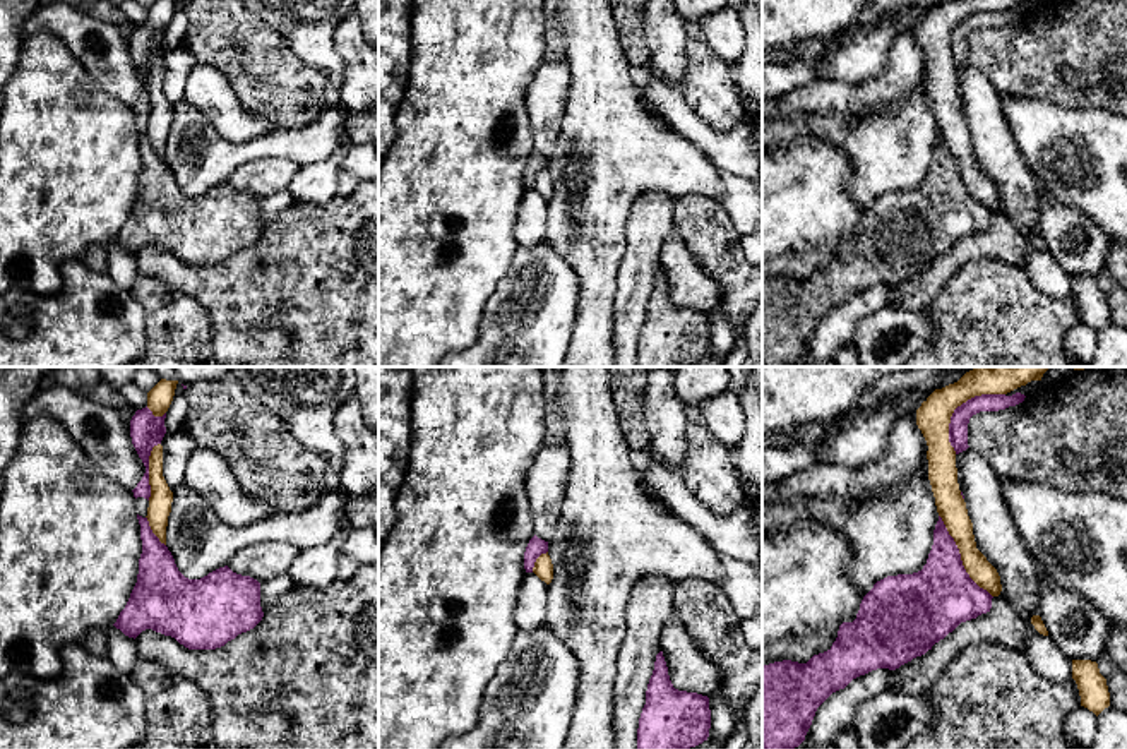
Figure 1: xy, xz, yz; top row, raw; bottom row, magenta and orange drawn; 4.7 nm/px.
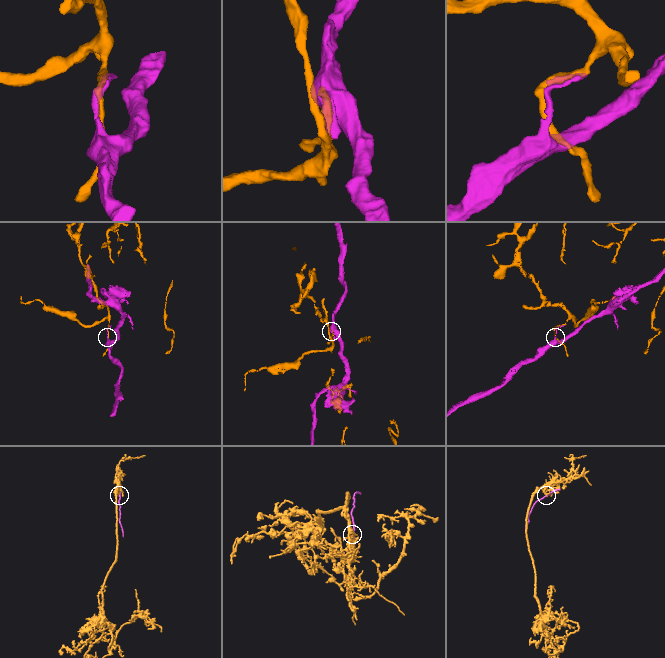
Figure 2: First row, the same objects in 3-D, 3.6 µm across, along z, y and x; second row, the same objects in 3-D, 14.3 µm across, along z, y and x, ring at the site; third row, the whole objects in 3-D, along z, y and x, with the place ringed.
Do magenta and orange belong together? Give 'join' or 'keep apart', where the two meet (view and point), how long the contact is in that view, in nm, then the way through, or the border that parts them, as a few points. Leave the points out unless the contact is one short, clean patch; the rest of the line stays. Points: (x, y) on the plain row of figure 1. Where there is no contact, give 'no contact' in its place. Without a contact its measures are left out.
keep apart; contact yz (958, 23); length 380 nm

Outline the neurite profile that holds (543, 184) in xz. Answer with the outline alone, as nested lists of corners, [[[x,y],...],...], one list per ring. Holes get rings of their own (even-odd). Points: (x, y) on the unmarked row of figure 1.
[[[541,170],[536,178],[534,178],[534,183],[533,183],[533,189],[541,195],[545,197],[546,201],[552,199],[553,195],[553,180],[552,180],[552,175],[546,170]]]

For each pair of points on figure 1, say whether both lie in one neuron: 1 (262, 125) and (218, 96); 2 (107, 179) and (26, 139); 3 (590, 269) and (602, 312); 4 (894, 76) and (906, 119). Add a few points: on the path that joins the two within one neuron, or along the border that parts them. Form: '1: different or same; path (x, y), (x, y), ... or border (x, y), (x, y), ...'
1: same; path (252, 125), (247, 125), (228, 107)
2: same; path (86, 179), (55, 148), (47, 148)
3: same; path (596, 280), (596, 302)
4: different; border (925, 74), (913, 93), (864, 115)

